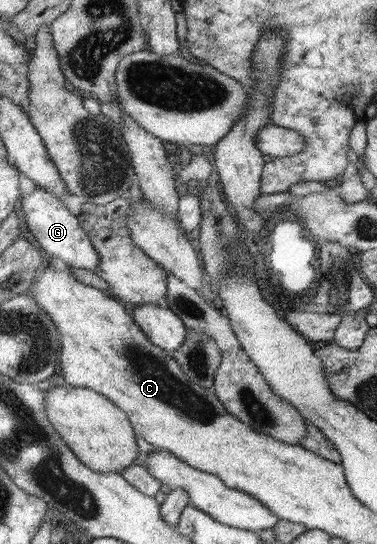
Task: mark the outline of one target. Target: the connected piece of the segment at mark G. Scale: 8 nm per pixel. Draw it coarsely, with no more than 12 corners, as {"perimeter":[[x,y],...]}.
{"perimeter":[[35,185],[20,211],[51,262],[90,271],[98,254],[78,217]]}

